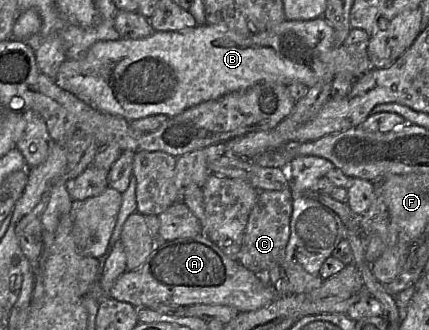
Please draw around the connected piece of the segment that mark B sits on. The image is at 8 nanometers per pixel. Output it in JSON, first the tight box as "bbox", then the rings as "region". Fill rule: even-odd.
{"bbox":[54,16,372,121],"region":[[[324,16],[311,20],[284,20],[258,34],[245,35],[219,25],[196,25],[181,31],[154,31],[141,39],[120,38],[98,41],[79,57],[66,58],[54,78],[56,85],[91,107],[128,121],[164,114],[168,117],[202,102],[219,99],[259,82],[283,85],[302,83],[308,88],[321,80],[331,81],[340,72],[349,72],[354,80],[372,69],[366,43],[336,45],[334,30]]]}

